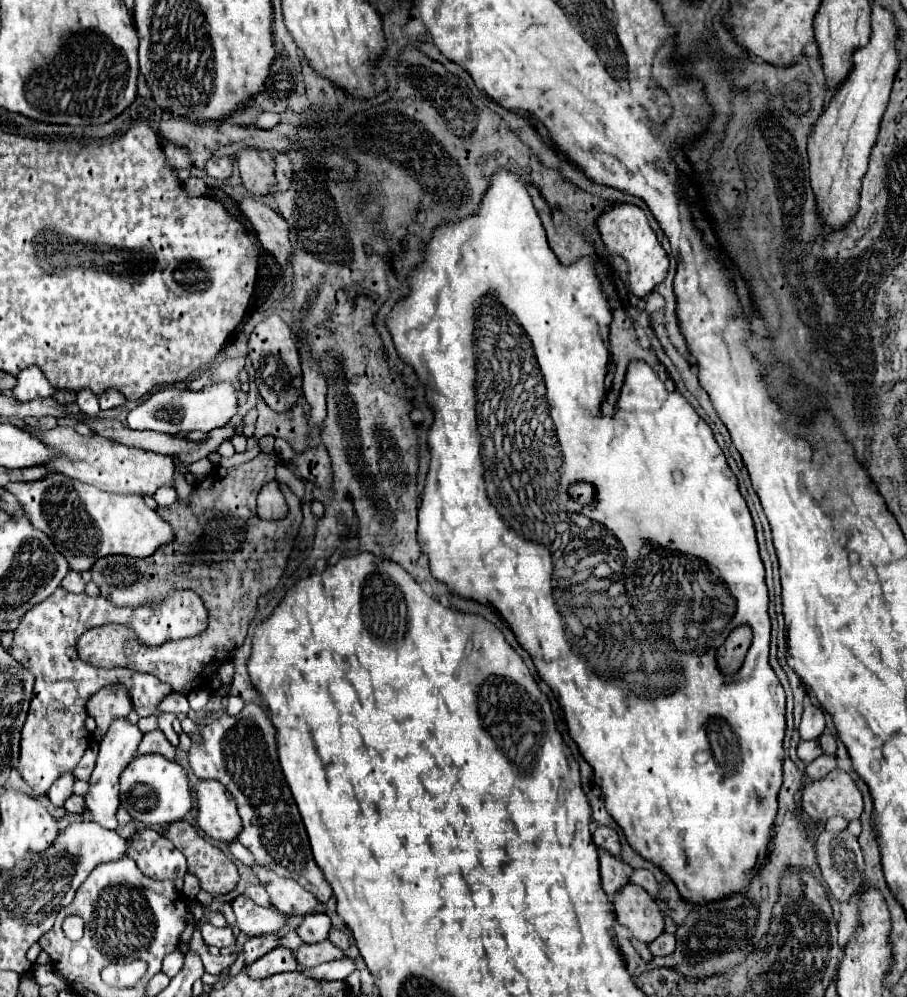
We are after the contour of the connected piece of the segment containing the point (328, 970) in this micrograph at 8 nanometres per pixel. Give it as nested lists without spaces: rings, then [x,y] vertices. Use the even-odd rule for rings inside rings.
[[[349,957],[341,959],[341,961],[331,961],[331,963],[323,963],[311,969],[301,969],[303,975],[317,979],[317,981],[343,981],[351,971],[355,971],[355,965]]]

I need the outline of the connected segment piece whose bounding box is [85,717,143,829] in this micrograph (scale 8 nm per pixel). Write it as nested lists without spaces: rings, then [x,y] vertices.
[[[123,717],[123,719],[111,721],[109,731],[105,733],[105,737],[99,743],[99,757],[97,757],[95,771],[89,779],[91,787],[89,787],[89,793],[85,795],[85,803],[87,803],[87,811],[91,813],[91,819],[107,829],[117,829],[115,811],[119,807],[119,773],[123,771],[127,761],[131,761],[131,757],[135,755],[139,743],[141,743],[141,737],[143,737],[141,729]]]

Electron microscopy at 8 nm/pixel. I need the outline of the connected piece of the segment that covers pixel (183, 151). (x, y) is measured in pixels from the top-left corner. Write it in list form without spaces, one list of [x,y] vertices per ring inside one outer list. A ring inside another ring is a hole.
[[[165,145],[165,155],[167,155],[167,163],[177,167],[177,169],[189,169],[191,167],[191,159],[189,159],[189,151],[183,145]]]

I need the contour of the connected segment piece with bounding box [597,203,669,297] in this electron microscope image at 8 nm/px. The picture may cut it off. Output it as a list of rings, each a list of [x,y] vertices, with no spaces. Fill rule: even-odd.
[[[617,203],[597,219],[597,227],[601,231],[601,237],[607,249],[617,251],[627,261],[633,295],[647,297],[665,279],[667,269],[669,269],[669,259],[665,255],[665,249],[661,247],[657,235],[649,227],[647,215],[637,205]]]

